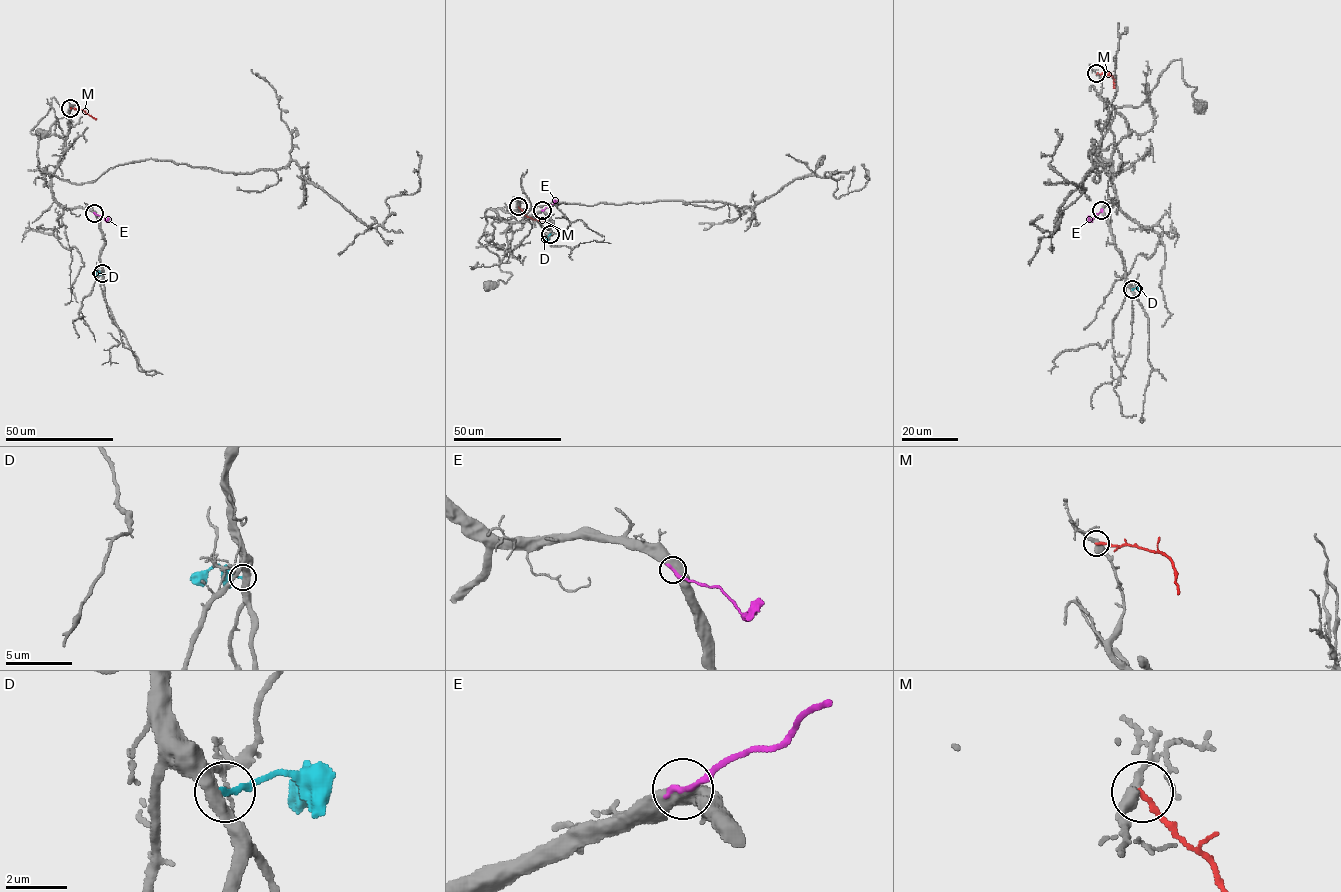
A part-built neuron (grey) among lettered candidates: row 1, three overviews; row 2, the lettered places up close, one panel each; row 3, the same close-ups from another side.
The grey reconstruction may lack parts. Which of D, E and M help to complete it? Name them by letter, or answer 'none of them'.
none of them

